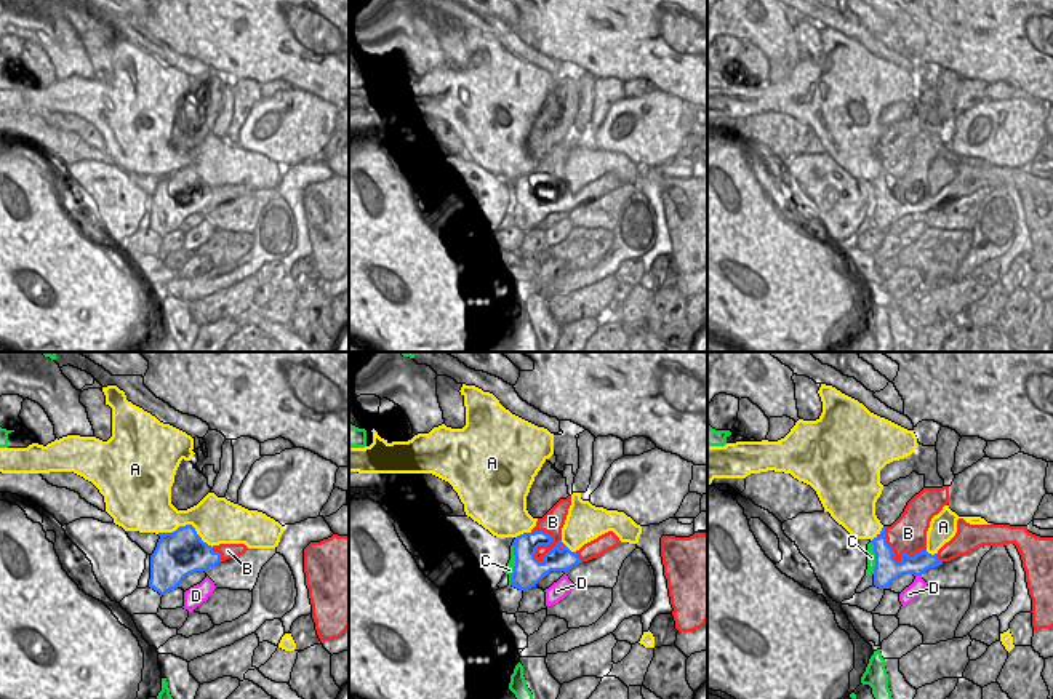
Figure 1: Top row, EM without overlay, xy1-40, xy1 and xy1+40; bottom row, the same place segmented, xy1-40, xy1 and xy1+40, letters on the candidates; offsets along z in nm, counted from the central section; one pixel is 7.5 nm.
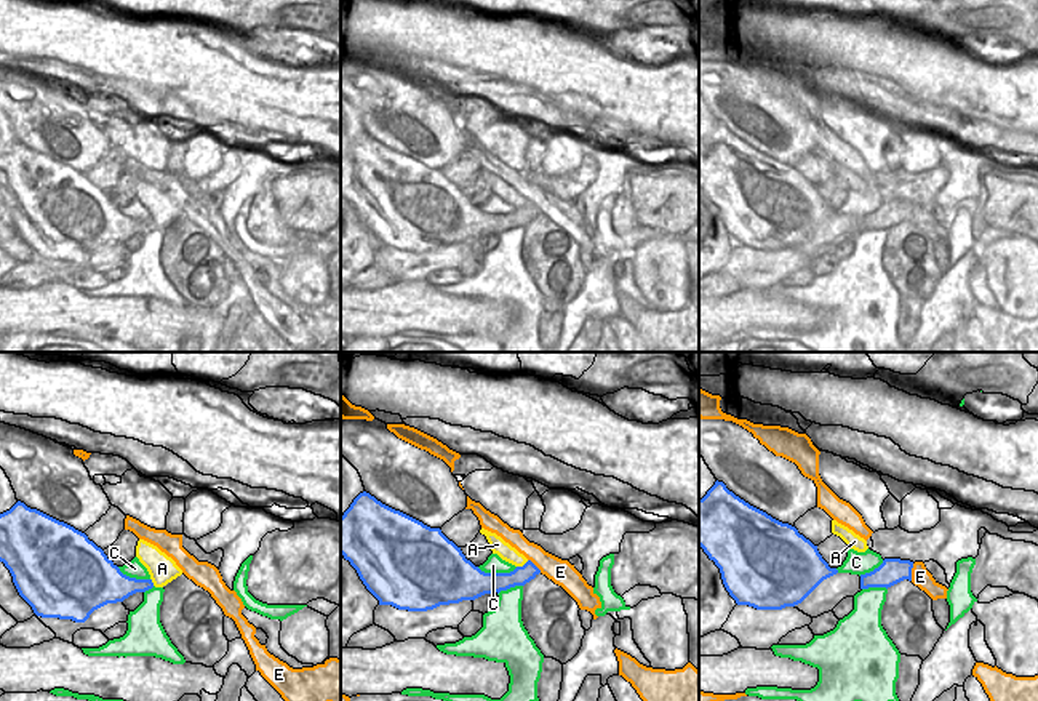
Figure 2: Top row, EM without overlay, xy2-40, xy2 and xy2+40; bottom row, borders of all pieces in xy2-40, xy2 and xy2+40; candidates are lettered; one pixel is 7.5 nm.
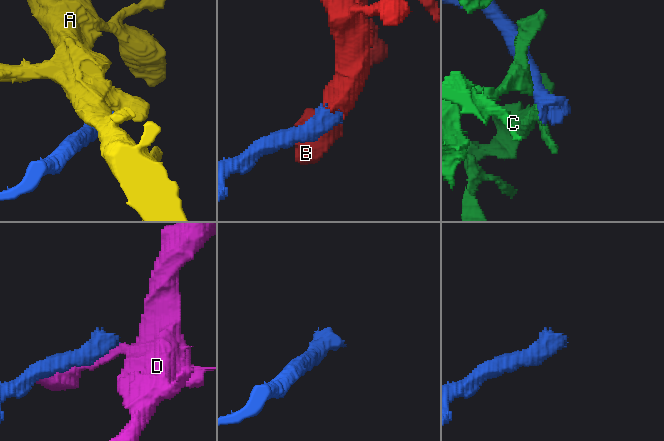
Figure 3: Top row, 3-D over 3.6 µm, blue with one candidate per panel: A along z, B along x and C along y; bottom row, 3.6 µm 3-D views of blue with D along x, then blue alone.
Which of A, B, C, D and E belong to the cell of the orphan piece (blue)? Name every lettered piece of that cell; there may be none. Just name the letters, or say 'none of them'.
B.

